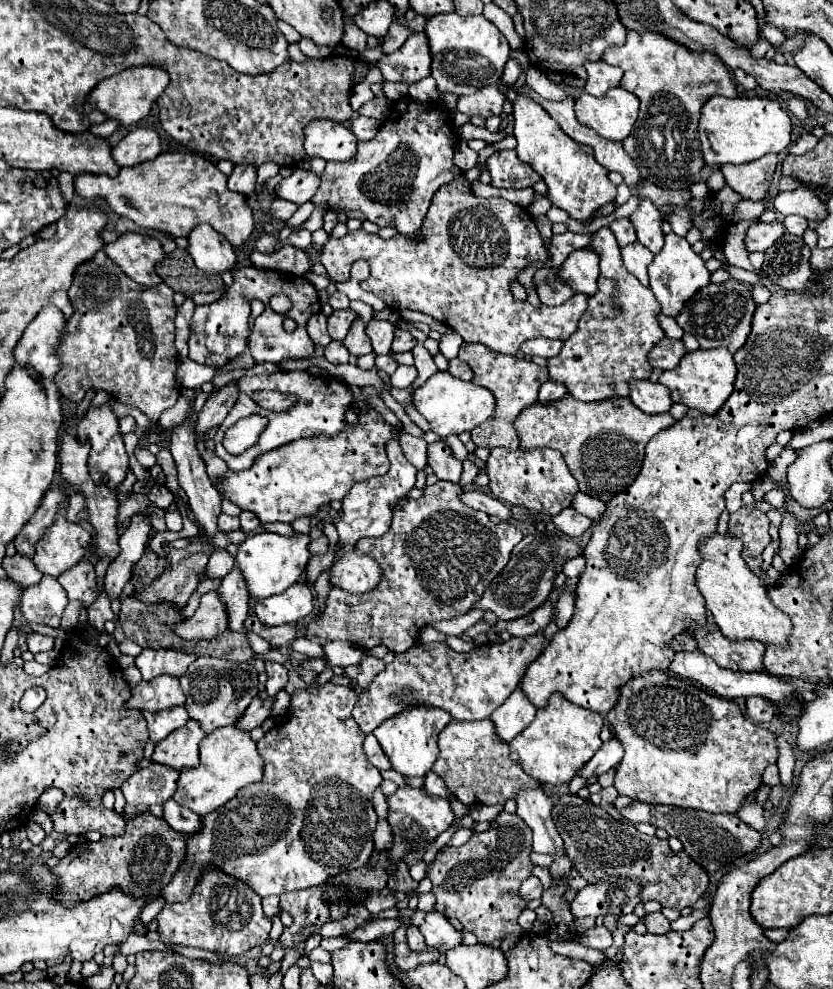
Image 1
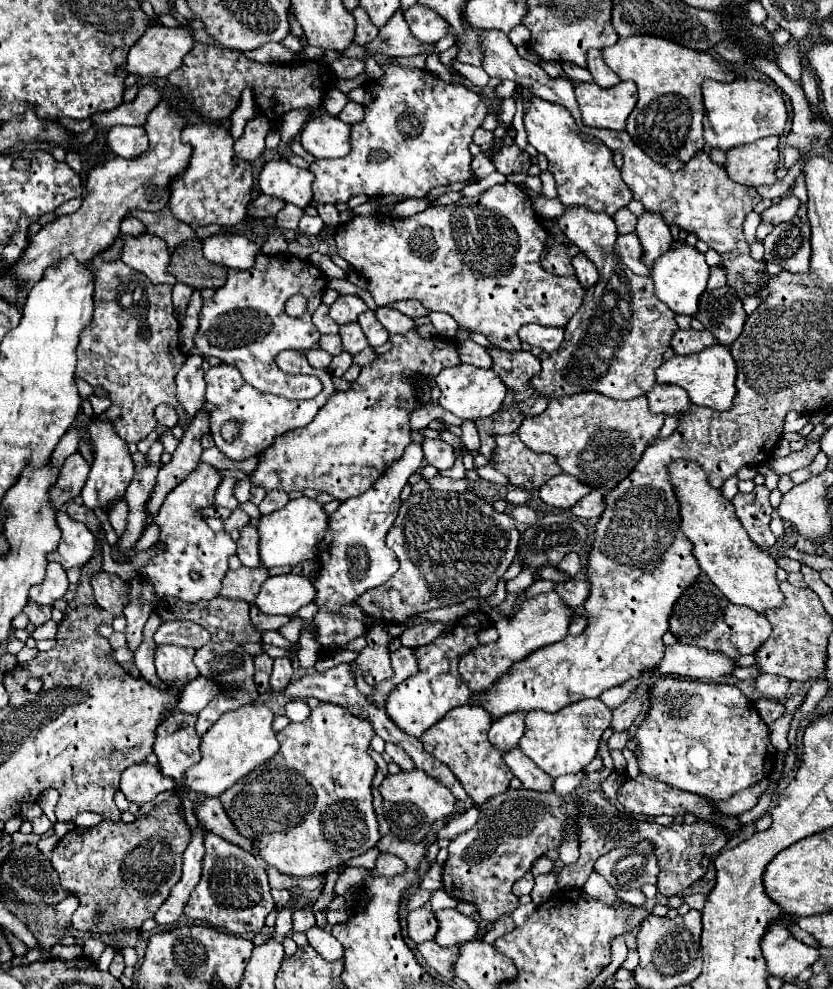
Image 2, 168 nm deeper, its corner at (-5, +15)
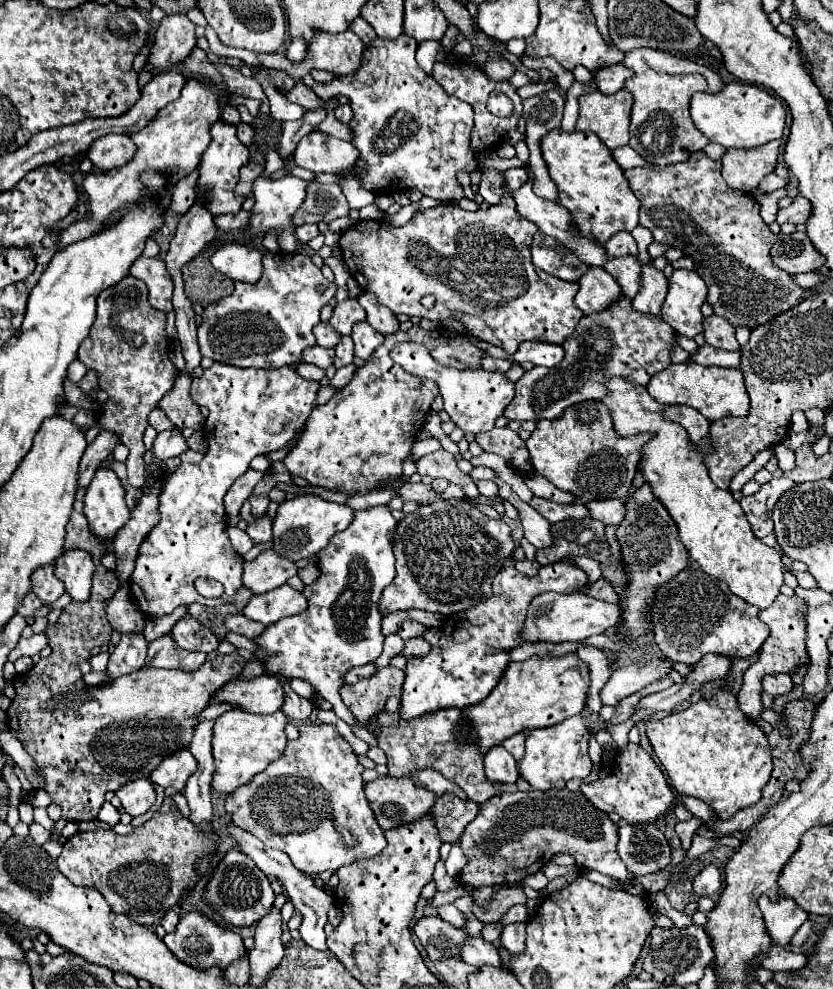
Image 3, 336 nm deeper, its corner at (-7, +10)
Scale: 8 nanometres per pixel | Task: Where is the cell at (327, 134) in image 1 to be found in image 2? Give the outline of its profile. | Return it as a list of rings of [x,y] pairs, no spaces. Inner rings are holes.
[[[327,112],[313,116],[301,130],[301,146],[315,158],[341,158],[351,152],[351,126]]]

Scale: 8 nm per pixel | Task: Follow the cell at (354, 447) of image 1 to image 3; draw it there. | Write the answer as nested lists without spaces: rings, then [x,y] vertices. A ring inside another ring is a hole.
[[[419,325],[409,331],[385,335],[381,347],[377,347],[365,365],[355,371],[353,379],[325,405],[313,409],[297,445],[283,459],[289,473],[307,479],[311,485],[341,489],[347,493],[369,493],[381,479],[401,475],[403,461],[411,453],[415,435],[423,427],[439,389],[433,381],[405,373],[393,363],[389,351],[395,343],[415,341],[425,345],[441,365],[479,369],[481,359],[487,353],[469,339],[471,333],[455,333],[449,329],[425,331]]]

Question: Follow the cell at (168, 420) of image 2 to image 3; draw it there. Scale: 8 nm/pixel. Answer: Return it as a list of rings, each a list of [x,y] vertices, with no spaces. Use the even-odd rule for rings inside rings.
[[[153,409],[153,411],[149,413],[149,425],[151,425],[155,431],[163,431],[163,429],[173,429],[173,427],[175,427],[161,409]]]

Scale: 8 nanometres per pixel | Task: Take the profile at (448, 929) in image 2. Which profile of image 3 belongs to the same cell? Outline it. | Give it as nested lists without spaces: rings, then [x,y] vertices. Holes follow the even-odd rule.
[[[469,937],[469,945],[465,945],[465,949],[461,951],[461,959],[469,965],[475,965],[475,967],[483,967],[483,965],[501,967],[499,951],[481,937],[479,939]]]

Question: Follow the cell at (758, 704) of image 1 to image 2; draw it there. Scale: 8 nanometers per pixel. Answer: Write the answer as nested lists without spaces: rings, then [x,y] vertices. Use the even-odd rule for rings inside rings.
[[[761,674],[755,680],[755,686],[763,698],[785,702],[785,692],[789,688],[789,680],[783,676],[775,676],[775,674]]]

